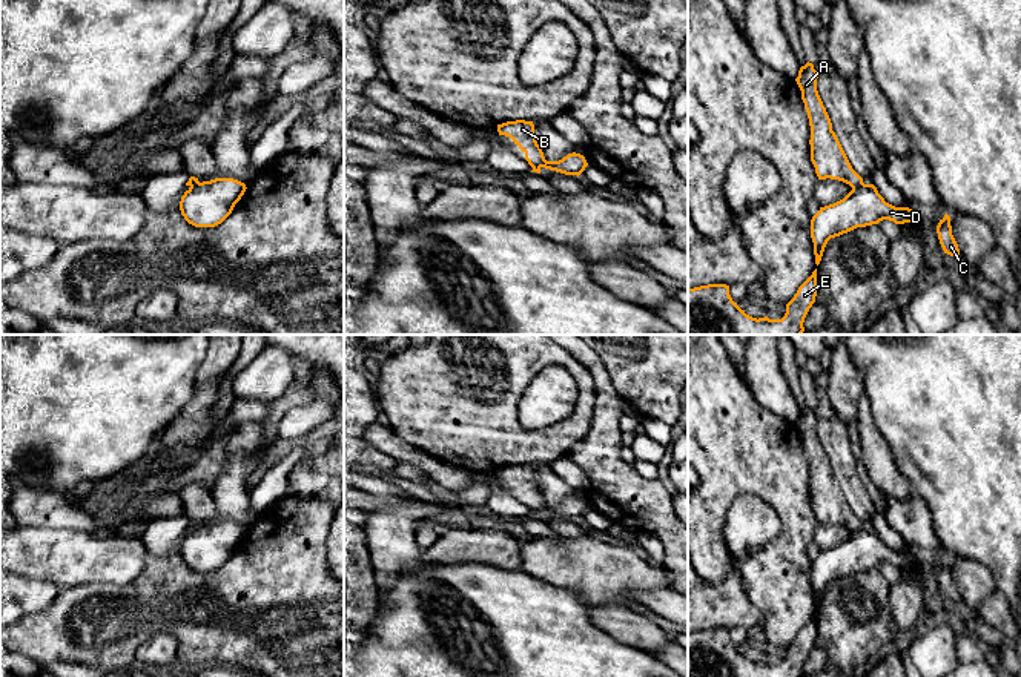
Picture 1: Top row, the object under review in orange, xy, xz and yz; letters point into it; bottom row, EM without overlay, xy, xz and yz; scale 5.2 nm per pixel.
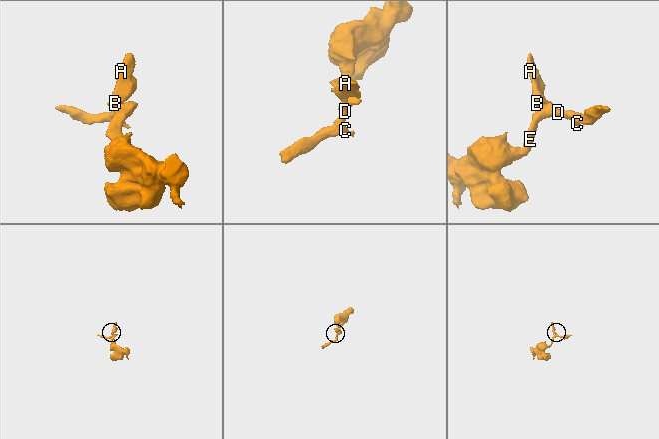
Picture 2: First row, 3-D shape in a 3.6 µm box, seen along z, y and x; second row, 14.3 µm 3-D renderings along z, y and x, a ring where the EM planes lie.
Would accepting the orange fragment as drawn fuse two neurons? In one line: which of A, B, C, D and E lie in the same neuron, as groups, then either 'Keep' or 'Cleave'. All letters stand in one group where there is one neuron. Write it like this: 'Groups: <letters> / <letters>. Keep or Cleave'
Groups: A B / C D E. Cleave

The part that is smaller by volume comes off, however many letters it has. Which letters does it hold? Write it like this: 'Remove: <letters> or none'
Remove: A, B

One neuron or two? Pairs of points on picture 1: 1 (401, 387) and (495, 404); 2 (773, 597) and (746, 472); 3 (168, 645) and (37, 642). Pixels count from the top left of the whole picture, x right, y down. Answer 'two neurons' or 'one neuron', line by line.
1: one neuron
2: one neuron
3: two neurons

